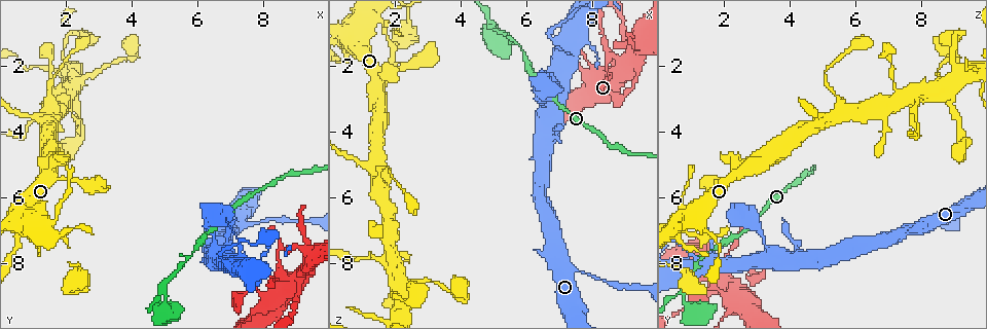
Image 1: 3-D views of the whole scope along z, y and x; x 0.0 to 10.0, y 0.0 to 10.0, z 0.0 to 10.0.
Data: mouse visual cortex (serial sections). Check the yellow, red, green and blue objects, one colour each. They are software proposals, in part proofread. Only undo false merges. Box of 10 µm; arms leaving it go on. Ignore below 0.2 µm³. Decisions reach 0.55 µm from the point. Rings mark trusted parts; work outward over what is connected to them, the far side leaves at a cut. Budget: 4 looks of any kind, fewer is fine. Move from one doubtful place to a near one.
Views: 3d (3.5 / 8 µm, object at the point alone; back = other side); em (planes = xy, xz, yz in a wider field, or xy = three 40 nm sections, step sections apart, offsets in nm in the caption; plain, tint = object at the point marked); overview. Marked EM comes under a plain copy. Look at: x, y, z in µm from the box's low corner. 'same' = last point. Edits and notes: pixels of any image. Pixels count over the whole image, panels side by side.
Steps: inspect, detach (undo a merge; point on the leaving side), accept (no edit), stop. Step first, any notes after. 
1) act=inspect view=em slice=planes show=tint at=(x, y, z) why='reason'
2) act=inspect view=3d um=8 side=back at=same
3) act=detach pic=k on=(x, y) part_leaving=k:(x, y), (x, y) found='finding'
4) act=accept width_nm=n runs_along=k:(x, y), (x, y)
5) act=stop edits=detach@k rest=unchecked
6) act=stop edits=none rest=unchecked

act=inspect view=3d um=3.5 at=(6.90, 8.05, 1.25) why='three arms meet'

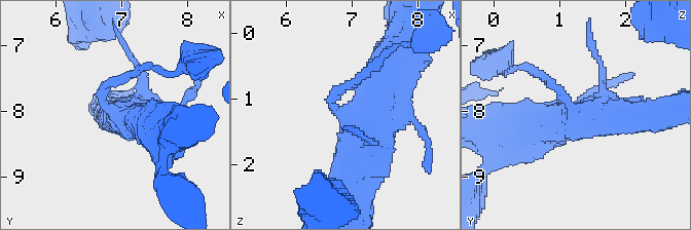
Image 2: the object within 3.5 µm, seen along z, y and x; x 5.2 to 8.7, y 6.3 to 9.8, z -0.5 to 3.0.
act=inspect view=em slice=xy step=3 show=tint at=(6.95, 8.00, 1.25) why='need the tissue'

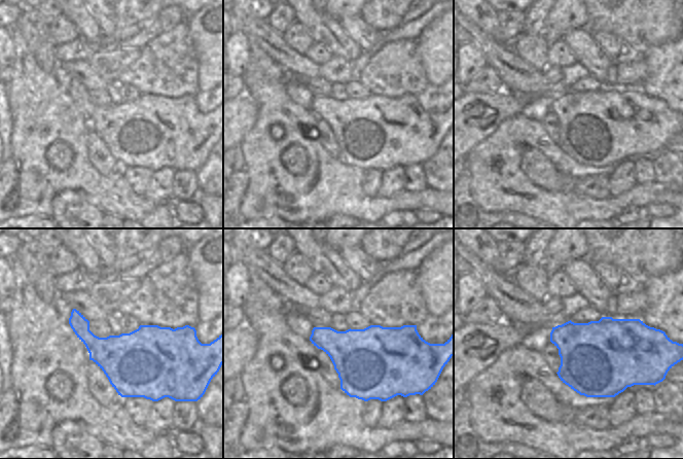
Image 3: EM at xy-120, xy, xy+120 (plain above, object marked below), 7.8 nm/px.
act=accept found='one cell here'

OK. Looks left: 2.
act=inspect view=3d um=3.5 at=(9.05, 8.45, 1.90) why='a fork'

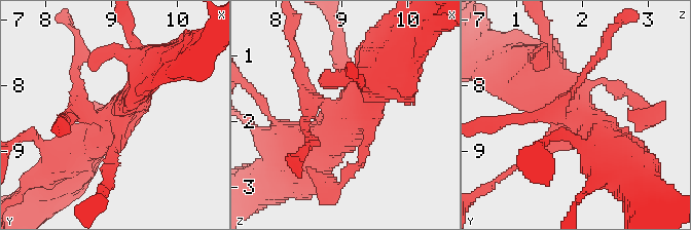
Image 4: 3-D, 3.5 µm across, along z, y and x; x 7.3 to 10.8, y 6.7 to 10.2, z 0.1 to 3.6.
act=inspect view=em slice=planes show=tint at=(9.00, 8.50, 1.90)

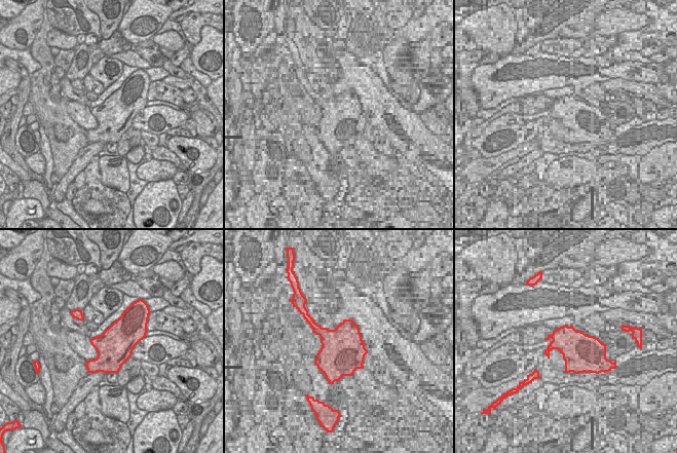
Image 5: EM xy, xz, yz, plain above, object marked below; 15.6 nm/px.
act=accept width_nm=550 runs_along=4:(583, 78), (562, 116), (625, 169) found='one cell here'

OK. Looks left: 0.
act=stop edits=none rest=unchecked

